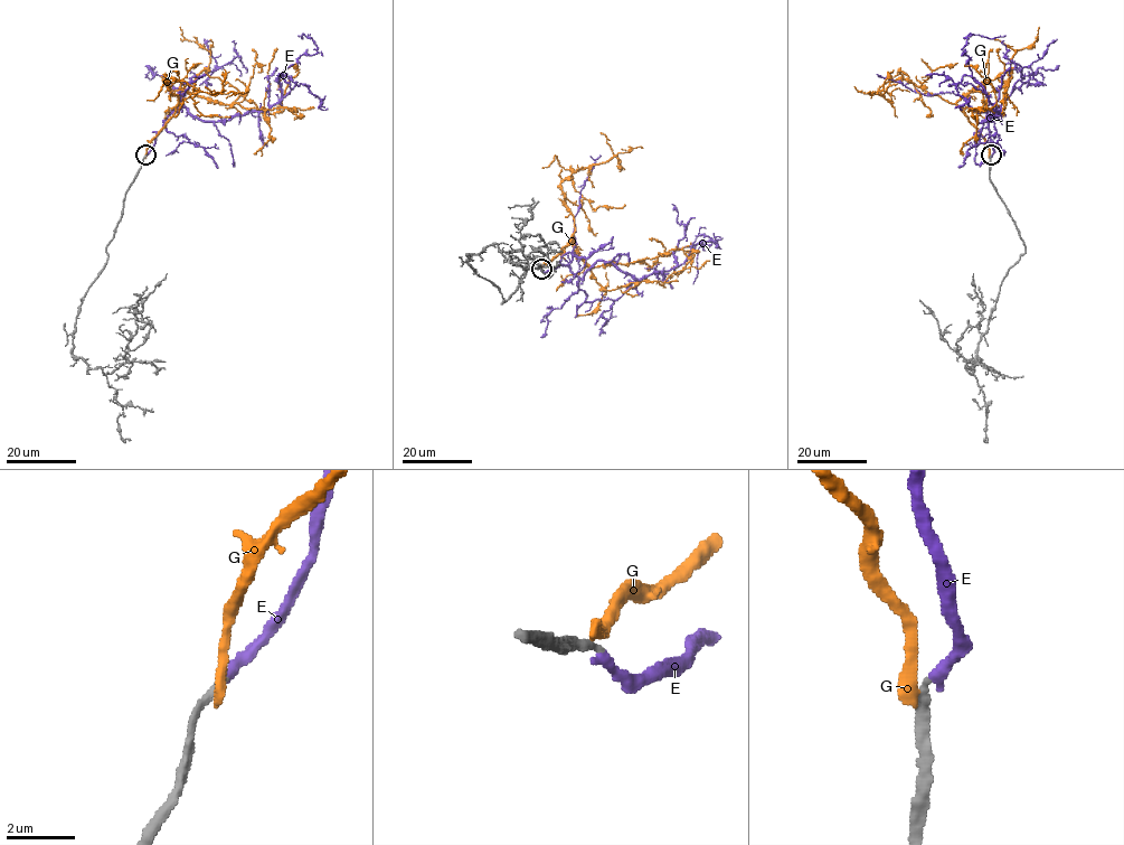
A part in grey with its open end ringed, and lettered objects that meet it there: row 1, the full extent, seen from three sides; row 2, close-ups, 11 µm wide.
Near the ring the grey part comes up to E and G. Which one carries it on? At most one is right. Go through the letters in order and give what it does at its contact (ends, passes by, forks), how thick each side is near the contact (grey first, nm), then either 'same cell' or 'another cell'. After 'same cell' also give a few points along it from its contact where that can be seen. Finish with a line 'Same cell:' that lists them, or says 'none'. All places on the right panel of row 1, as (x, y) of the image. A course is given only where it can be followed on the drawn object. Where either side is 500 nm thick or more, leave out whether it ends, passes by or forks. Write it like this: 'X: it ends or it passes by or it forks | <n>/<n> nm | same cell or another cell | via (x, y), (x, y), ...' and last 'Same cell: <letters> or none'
E: it ends | 200/280 nm | same cell | via (991, 155), (986, 113), (1000, 109), (983, 121), (1001, 114), (993, 111), (962, 52), (970, 34), (1006, 36)
G: it ends | 280/400 nm | another cell
Same cell: E

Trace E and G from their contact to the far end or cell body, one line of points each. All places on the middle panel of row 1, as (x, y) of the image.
E: (541, 269), (581, 279), (611, 262), (641, 279), (712, 241), (692, 283)
G: (540, 268), (573, 235), (576, 252), (591, 266), (682, 250), (692, 263), (676, 274), (692, 257), (691, 244)

